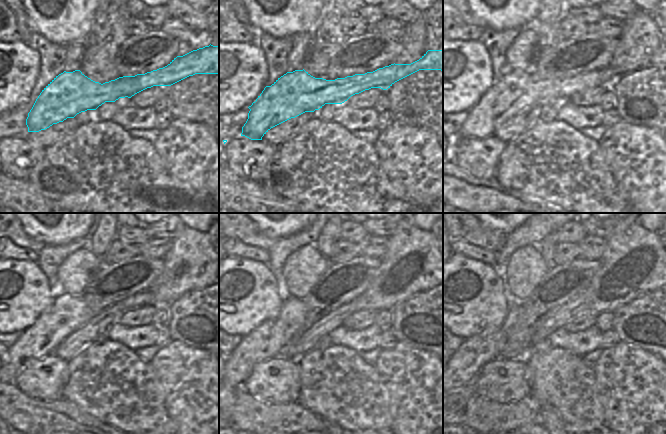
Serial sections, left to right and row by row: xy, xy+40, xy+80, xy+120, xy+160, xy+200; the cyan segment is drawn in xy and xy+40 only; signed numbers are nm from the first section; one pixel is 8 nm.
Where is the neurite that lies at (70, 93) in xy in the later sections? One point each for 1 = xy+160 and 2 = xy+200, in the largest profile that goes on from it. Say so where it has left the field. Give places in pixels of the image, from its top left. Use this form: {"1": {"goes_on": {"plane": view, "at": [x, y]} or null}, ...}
{"1": {"goes_on": {"plane": "xy+160", "at": [265, 342]}}, "2": {"goes_on": {"plane": "xy+200", "at": [476, 351]}}}

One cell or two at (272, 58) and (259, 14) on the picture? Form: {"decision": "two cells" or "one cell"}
{"decision": "two cells"}

